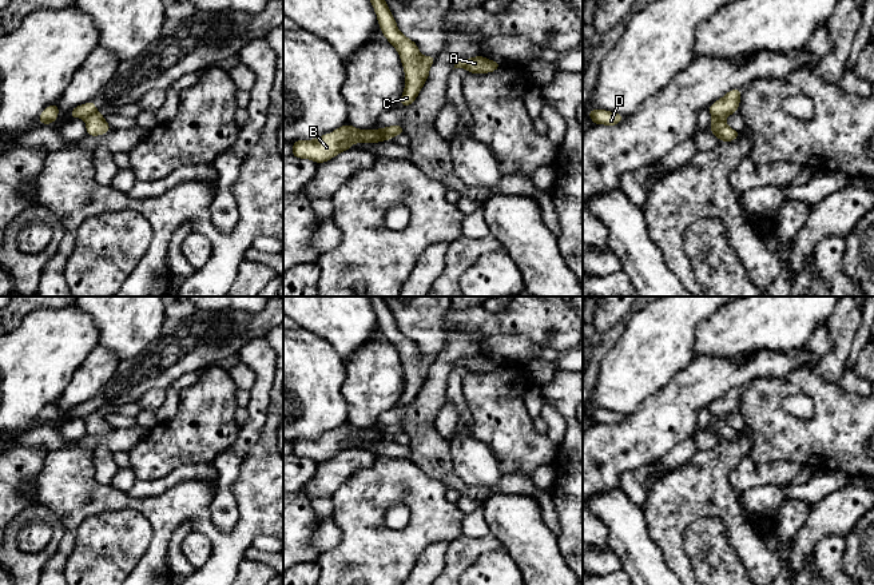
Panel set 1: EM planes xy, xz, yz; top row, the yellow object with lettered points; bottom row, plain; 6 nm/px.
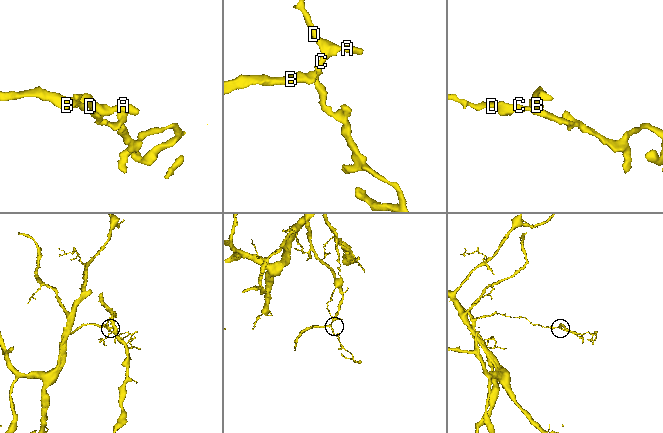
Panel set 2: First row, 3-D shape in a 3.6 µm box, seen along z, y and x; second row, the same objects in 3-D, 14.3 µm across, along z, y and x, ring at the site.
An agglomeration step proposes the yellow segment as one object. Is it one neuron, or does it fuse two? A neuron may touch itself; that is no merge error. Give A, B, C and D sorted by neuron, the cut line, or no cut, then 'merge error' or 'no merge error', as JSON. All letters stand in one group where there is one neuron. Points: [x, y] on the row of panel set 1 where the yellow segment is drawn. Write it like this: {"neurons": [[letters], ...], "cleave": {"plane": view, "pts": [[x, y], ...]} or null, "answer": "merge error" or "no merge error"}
{"neurons": [["A", "C", "D"], ["B"]], "cleave": {"plane": "xy", "pts": [[98, 111], [84, 118]]}, "answer": "merge error"}

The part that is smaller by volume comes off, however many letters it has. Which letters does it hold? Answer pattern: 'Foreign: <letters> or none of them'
Foreign: B

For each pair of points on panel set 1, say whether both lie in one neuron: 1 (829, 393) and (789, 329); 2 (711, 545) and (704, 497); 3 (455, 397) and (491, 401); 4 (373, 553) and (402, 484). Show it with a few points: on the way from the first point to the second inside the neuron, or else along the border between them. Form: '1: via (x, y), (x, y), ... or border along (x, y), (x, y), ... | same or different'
1: border along (823, 323), (815, 329), (803, 347) | different
2: border along (729, 533), (719, 518), (700, 517), (683, 537) | different
3: border along (468, 371), (463, 379), (463, 397), (467, 409) | different
4: via (373, 536), (373, 513), (385, 501) | same

